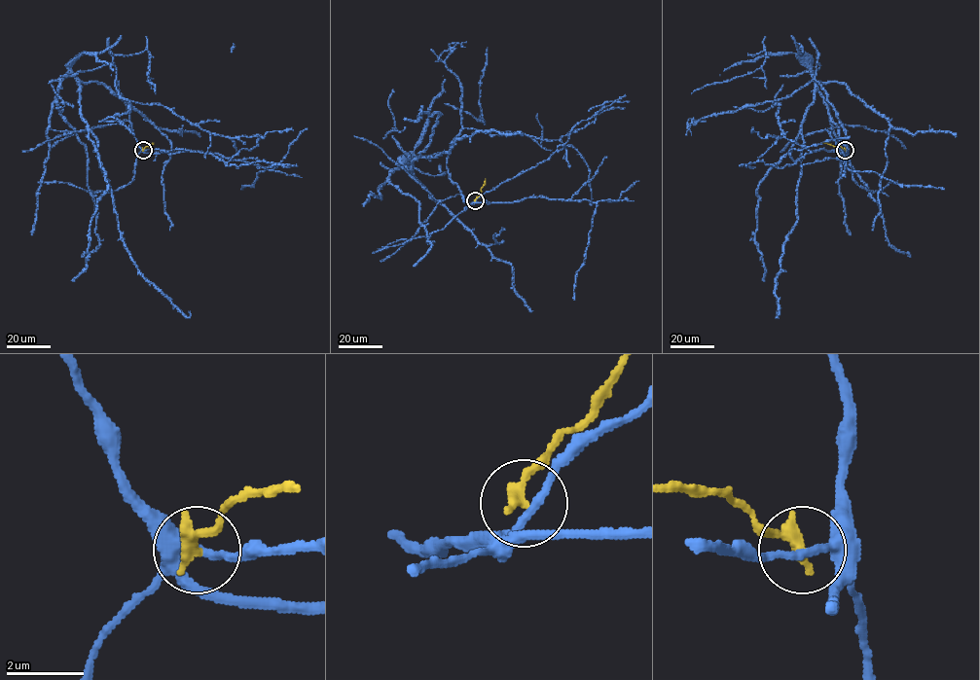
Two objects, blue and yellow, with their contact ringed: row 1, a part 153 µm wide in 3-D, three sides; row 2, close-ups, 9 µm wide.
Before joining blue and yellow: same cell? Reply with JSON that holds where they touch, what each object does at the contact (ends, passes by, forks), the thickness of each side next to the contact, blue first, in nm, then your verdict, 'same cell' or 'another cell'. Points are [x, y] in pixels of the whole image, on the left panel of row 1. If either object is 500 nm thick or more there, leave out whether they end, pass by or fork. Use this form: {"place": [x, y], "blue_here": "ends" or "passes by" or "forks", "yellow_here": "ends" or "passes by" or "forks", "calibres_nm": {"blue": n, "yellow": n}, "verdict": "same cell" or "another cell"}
{"place": [143, 150], "blue_here": "passes by", "yellow_here": "ends", "calibres_nm": {"blue": 200, "yellow": 400}, "verdict": "another cell"}

